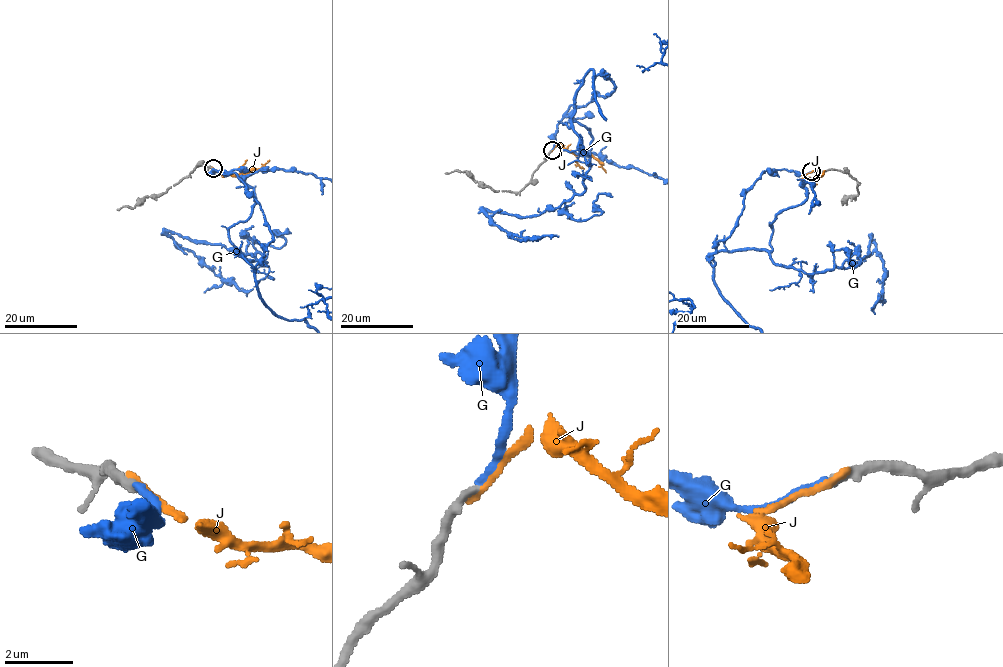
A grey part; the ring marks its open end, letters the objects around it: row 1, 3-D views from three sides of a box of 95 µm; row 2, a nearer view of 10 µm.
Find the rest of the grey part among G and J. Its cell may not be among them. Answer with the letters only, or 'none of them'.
G

